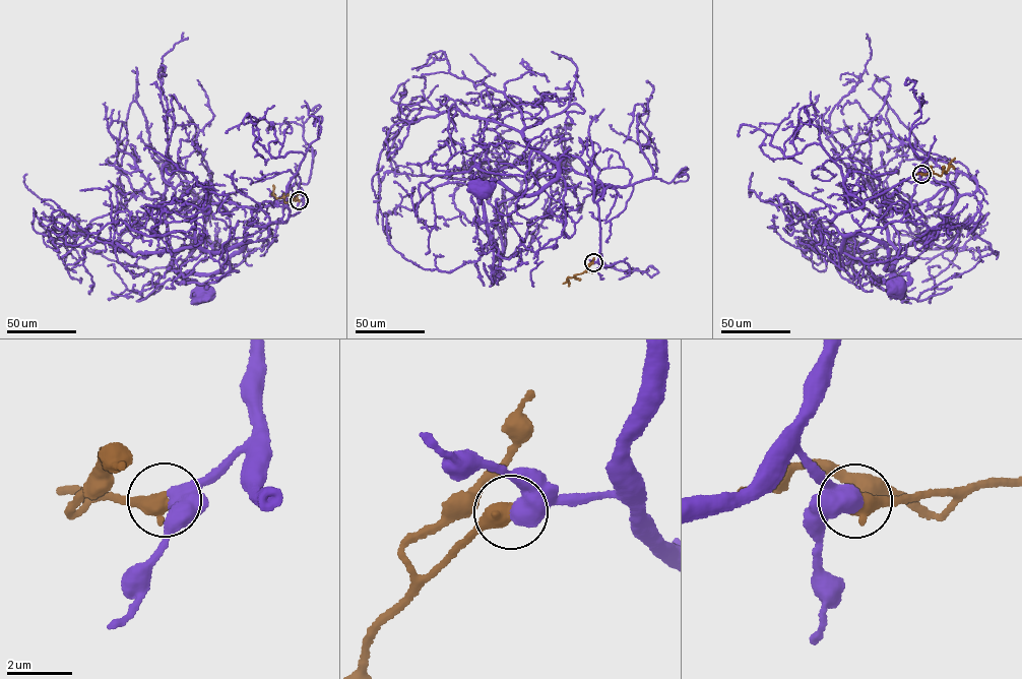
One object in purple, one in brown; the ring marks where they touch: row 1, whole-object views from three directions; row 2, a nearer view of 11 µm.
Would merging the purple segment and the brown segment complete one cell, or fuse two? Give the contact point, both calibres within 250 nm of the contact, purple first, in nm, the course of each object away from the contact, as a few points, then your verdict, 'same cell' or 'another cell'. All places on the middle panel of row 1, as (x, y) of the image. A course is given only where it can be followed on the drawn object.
(593, 262) | 650/550 nm | purple via (593, 262), (598, 205), (577, 157), (534, 193), (475, 180), (480, 200), (485, 191) | brown via (592, 263), (582, 273), (568, 278), (569, 286) | same cell

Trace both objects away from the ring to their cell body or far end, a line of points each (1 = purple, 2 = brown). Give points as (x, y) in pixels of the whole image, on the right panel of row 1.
1: (921, 174), (830, 222), (842, 234), (884, 245), (885, 268), (907, 275), (897, 284)
2: (921, 174), (941, 175), (955, 158)

